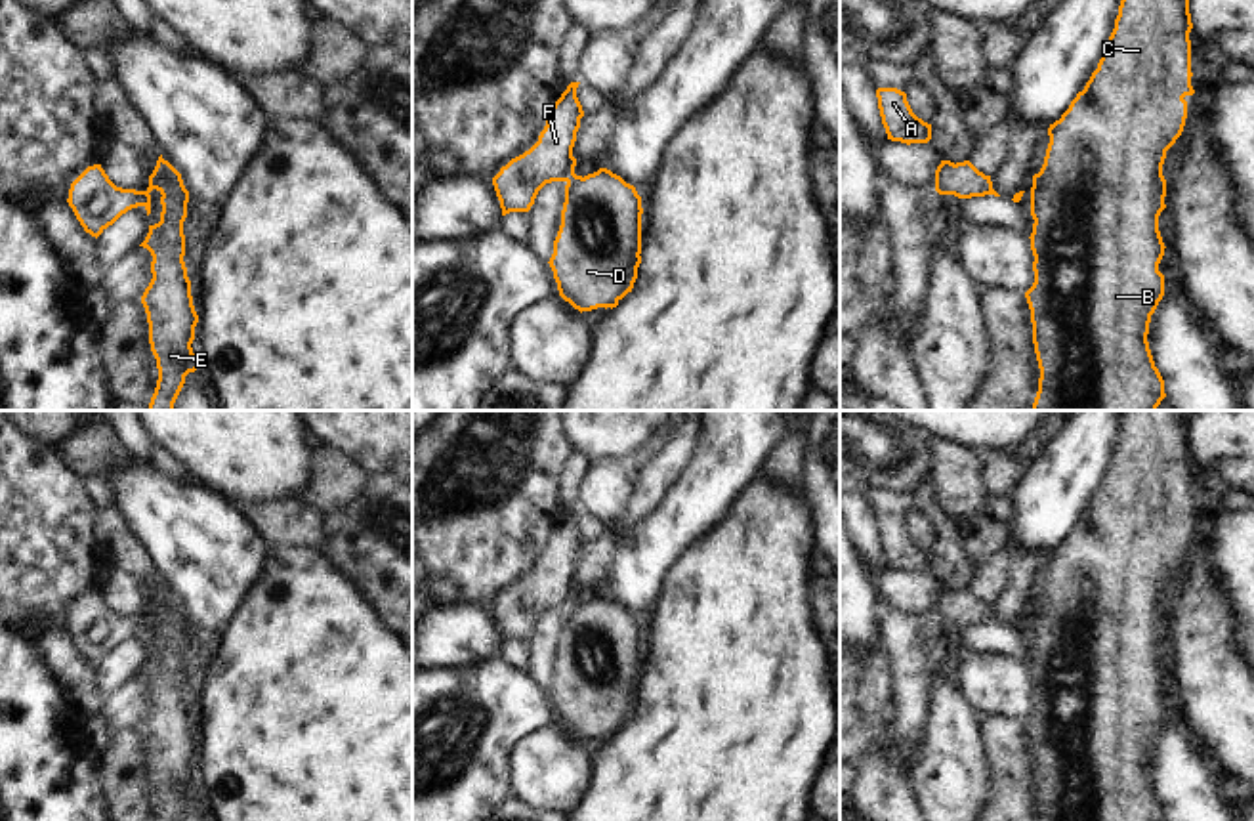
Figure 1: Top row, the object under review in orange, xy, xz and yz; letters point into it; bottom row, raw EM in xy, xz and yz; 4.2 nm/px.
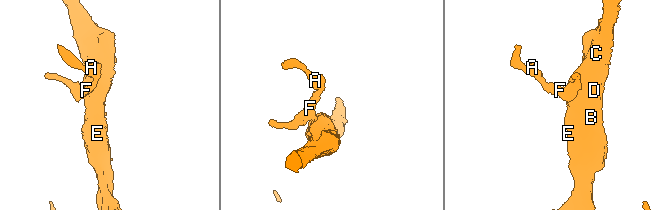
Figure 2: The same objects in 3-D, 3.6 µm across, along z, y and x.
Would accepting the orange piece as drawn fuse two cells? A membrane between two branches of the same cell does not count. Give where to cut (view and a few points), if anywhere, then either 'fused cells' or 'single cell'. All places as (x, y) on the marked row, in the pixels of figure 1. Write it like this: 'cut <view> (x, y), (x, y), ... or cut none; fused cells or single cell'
cut xy (144, 191), (146, 205); fused cells

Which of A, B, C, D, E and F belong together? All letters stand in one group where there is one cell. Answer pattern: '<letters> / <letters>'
A F / B C D E

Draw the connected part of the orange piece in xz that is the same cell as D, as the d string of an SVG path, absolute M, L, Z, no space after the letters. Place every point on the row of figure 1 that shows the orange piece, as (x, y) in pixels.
M607 168L565 185L550 267L559 296L575 309L617 307L641 263L641 197Z

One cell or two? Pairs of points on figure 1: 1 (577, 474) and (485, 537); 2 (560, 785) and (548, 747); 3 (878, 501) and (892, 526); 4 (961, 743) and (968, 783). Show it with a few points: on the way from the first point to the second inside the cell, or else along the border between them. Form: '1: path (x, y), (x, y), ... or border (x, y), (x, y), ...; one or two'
1: border (577, 453), (562, 485), (562, 499), (569, 510); two
2: path (556, 776), (548, 757); one
3: path (884, 506), (892, 520); one
4: path (961, 753), (961, 774); one

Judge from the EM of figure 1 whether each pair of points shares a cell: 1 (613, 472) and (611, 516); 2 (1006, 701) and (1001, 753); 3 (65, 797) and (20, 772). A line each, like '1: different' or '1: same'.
1: same
2: different
3: same

